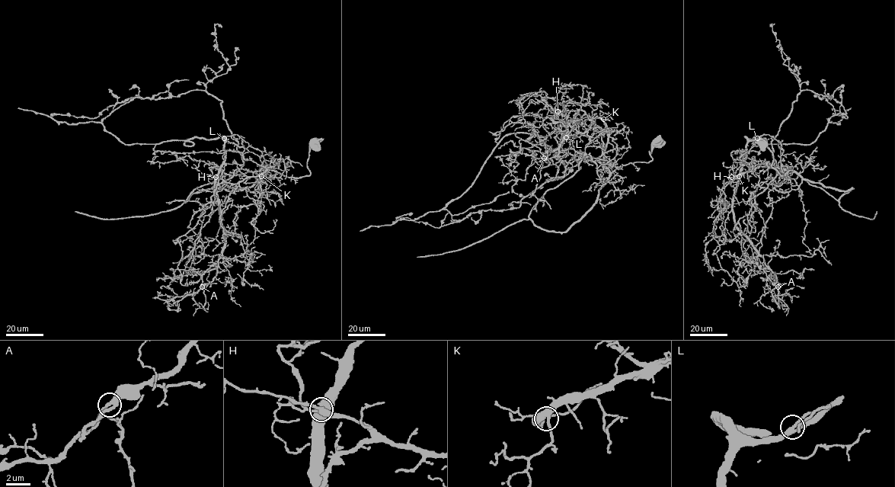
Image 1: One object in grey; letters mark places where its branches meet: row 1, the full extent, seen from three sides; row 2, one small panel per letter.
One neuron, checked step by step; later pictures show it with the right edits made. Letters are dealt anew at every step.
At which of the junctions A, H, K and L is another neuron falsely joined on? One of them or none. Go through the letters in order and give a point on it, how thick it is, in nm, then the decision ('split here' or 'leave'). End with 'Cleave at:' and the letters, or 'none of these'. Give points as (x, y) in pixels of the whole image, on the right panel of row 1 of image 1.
A: at (778, 286); 320 nm thick; leave
H: at (731, 177); 320 nm thick; leave
K: at (739, 176); 300 nm thick; leave
L: at (757, 138); 320 nm thick; split here
Cleave at: L

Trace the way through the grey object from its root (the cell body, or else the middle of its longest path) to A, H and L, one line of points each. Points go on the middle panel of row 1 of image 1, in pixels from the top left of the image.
A: (656, 143), (651, 161), (610, 172), (597, 158), (602, 136), (581, 135), (575, 118), (559, 153), (544, 158)
H: (656, 143), (649, 152), (651, 161), (611, 172), (603, 163), (605, 123), (580, 110), (557, 111)
L: (656, 143), (649, 152), (651, 161), (616, 167), (610, 161), (591, 161), (566, 136)

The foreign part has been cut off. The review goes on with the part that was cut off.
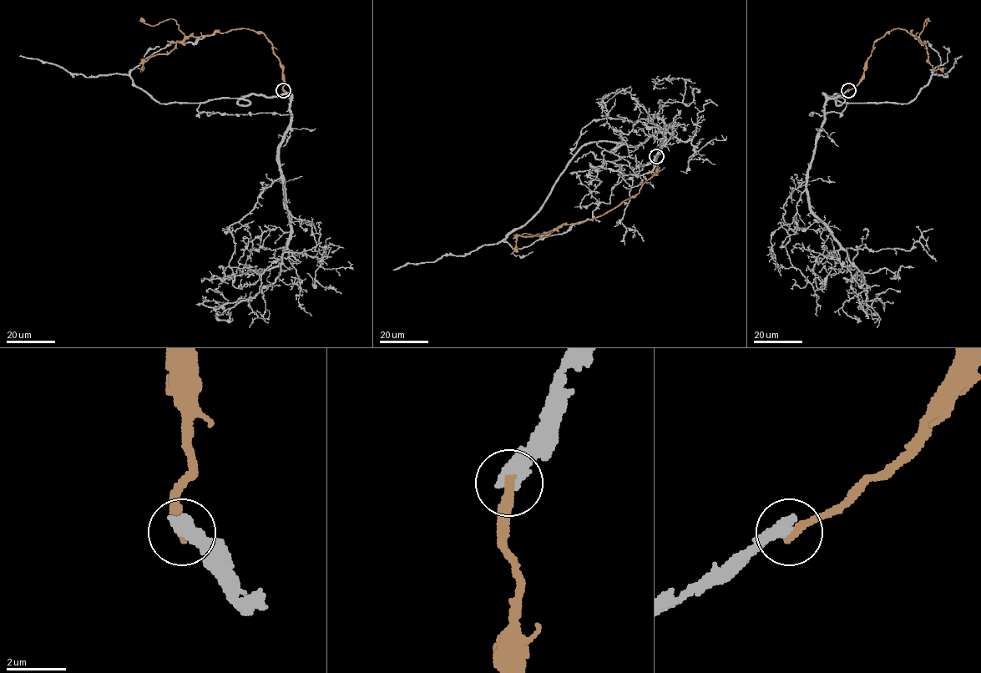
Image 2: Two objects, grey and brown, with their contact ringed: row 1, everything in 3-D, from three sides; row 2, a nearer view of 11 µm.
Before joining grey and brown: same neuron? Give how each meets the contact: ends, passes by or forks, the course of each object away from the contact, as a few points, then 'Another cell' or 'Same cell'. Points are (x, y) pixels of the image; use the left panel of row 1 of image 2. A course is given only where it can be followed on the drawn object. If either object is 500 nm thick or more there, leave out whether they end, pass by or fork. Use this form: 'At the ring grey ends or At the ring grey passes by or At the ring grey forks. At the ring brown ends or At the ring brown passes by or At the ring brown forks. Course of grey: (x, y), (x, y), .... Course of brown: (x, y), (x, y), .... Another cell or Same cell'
Course of grey: (283, 90), (290, 123), (279, 160), (290, 240), (280, 271), (249, 301), (215, 311), (228, 301), (208, 292). Course of brown: (283, 90), (282, 67), (272, 43), (247, 28), (188, 36), (169, 53), (144, 61), (143, 71), (137, 68). Another cell

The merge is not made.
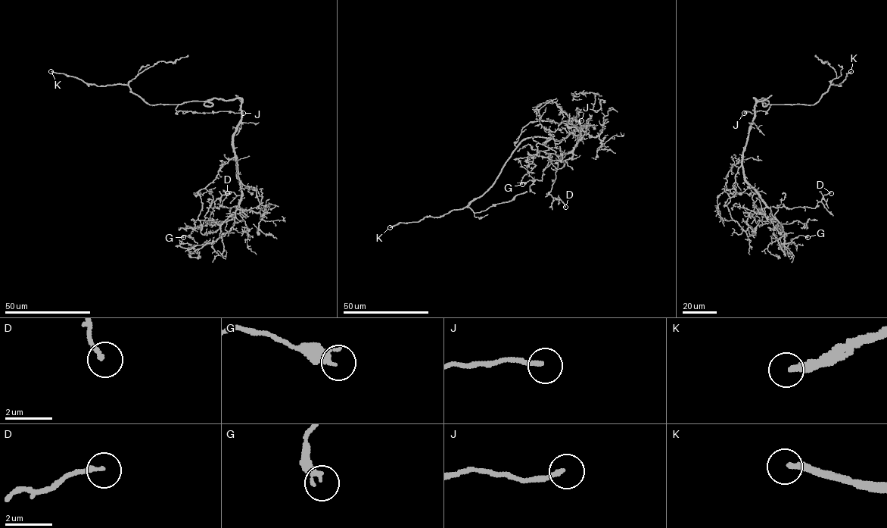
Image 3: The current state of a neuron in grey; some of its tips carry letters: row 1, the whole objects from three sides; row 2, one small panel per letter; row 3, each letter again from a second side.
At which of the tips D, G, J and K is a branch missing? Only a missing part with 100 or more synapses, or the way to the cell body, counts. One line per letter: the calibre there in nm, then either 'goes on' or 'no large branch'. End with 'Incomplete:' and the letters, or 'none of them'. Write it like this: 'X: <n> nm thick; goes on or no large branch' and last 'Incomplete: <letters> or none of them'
D: 170 nm thick; no large branch
G: 200 nm thick; no large branch
J: 180 nm thick; no large branch
K: 240 nm thick; goes on
Incomplete: K

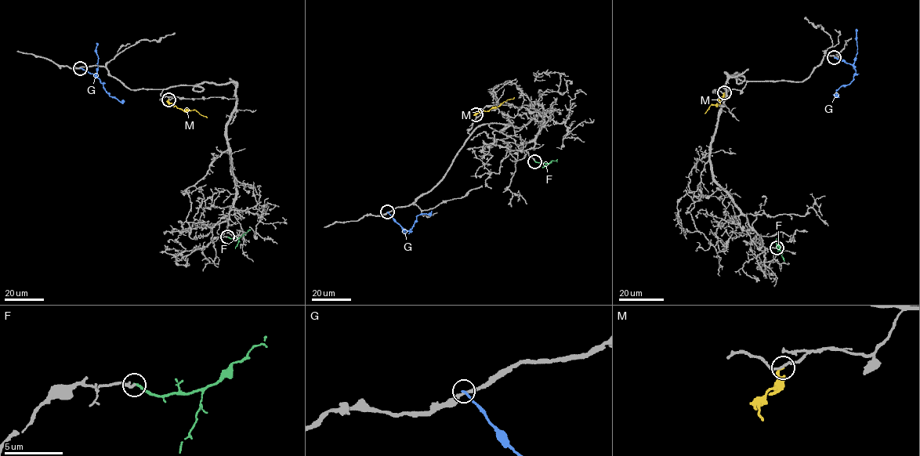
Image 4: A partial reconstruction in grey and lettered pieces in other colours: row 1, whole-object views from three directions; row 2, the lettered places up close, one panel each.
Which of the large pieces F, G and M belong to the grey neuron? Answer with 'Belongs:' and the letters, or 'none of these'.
Belongs: F

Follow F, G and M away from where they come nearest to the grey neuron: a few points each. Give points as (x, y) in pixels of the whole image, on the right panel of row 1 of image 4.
F: (776, 247), (778, 250), (777, 239)
G: (834, 57), (850, 63), (855, 74), (849, 84), (841, 86), (836, 91), (836, 95), (833, 94)
M: (724, 92), (720, 103), (711, 105), (704, 114)

